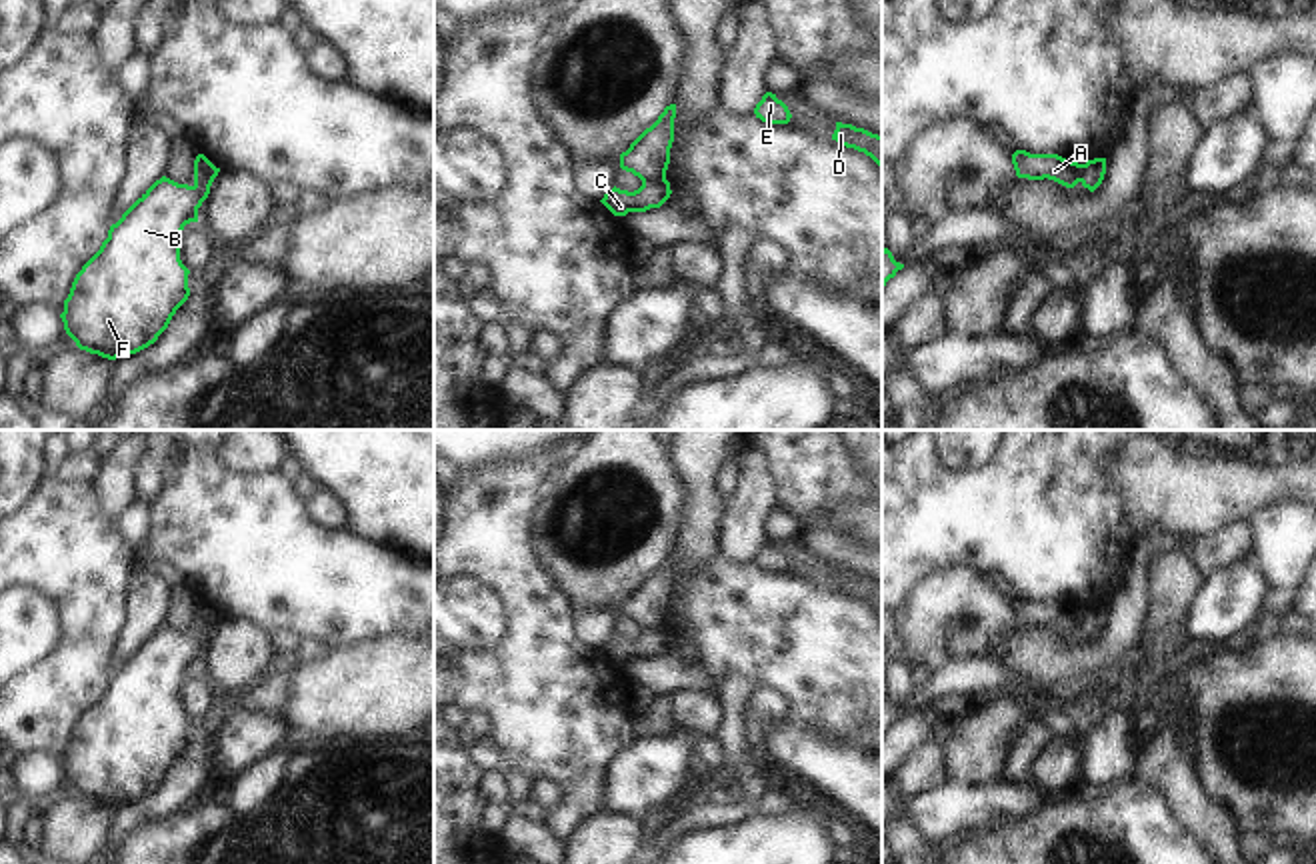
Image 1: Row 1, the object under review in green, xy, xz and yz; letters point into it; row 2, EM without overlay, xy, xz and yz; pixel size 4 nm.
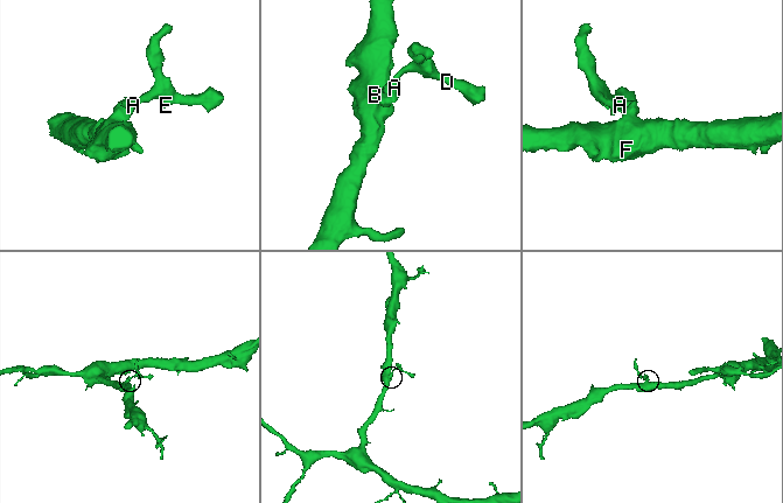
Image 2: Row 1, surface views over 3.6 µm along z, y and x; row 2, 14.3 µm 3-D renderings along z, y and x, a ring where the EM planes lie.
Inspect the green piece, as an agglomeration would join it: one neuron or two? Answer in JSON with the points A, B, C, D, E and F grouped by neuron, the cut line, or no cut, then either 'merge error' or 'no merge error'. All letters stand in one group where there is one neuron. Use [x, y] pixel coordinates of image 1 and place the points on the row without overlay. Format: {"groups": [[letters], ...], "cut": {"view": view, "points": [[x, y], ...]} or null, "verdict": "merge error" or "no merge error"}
{"groups": [["A", "D", "E"], ["B", "C", "F"]], "cut": {"view": "xz", "points": [[664, 626], [642, 630]]}, "verdict": "merge error"}

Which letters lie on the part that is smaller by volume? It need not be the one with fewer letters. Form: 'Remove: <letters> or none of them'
Remove: A, D, E

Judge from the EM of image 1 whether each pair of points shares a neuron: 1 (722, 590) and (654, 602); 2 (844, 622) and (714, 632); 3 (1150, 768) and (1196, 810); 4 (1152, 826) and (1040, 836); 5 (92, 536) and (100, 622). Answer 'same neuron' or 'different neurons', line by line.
1: different neurons
2: same neuron
3: same neuron
4: same neuron
5: same neuron

